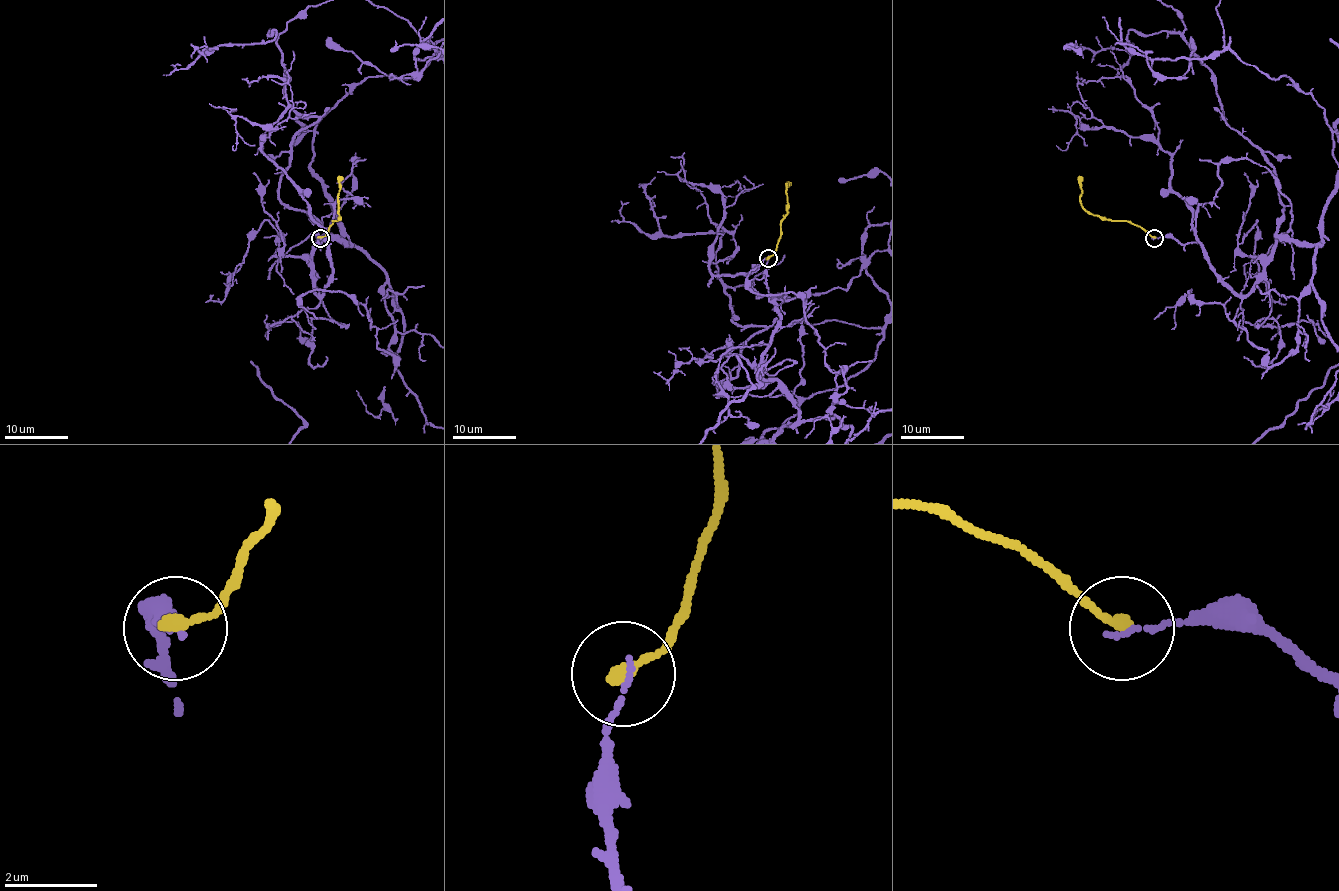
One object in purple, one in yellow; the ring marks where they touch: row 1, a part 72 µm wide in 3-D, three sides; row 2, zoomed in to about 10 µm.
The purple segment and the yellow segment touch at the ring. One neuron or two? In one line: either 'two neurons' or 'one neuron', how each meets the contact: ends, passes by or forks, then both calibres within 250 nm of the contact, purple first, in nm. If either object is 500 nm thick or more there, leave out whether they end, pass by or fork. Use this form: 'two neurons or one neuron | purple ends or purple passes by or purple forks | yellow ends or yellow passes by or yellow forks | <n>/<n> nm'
two neurons | purple ends | yellow ends | 100/280 nm

